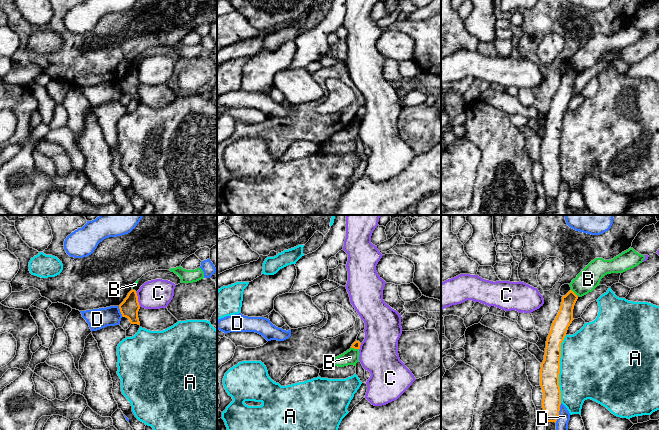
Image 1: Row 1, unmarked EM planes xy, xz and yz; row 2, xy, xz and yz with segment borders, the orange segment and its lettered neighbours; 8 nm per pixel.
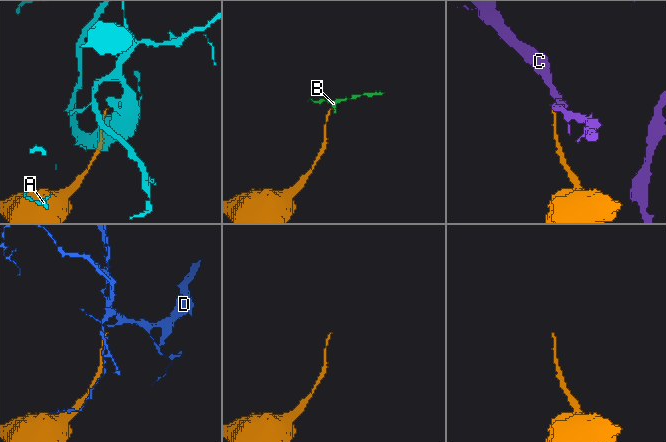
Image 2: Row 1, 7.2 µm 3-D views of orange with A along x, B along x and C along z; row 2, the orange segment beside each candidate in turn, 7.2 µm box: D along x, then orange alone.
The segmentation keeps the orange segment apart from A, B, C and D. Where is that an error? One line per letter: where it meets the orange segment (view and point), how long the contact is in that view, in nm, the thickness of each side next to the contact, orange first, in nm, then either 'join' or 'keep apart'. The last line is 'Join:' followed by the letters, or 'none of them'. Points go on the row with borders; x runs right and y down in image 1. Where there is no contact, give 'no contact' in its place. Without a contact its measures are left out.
A: contact yz (559, 369); length 550 nm; calibres 160 and 500 nm; keep apart
B: contact xz (355, 348); length 70 nm; calibres 60 and 120 nm; keep apart
C: contact xy (137, 299); length 130 nm; calibres 150 and 240 nm; keep apart
D: contact yz (558, 413); length 170 nm; calibres 150 and 100 nm; keep apart
Join: none of them

